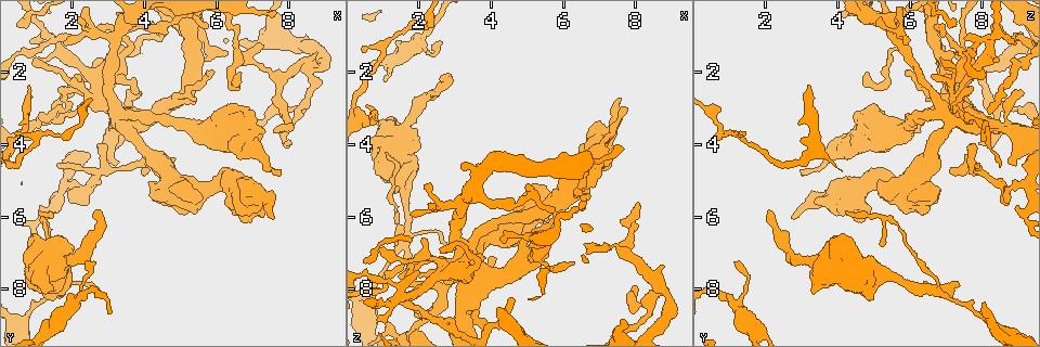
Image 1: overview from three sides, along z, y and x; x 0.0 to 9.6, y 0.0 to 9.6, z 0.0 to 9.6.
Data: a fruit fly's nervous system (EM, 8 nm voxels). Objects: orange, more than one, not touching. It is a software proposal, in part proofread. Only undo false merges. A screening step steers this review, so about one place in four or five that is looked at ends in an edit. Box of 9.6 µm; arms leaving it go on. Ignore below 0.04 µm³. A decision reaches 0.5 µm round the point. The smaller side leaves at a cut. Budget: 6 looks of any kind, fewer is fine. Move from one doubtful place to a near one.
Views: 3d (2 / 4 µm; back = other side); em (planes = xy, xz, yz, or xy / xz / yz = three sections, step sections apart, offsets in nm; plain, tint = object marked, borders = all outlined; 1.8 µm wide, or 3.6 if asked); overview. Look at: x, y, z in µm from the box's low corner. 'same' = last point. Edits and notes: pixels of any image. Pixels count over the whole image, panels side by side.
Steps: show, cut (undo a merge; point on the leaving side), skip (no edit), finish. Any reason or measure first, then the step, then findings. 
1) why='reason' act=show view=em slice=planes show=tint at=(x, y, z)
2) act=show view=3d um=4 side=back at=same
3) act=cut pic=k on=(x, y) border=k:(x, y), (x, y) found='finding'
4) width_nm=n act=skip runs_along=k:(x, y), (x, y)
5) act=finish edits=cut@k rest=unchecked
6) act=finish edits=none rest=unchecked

why='abrupt turn' act=show view=3d um=4 side=back at=(1.45, 8.05, 6.70)

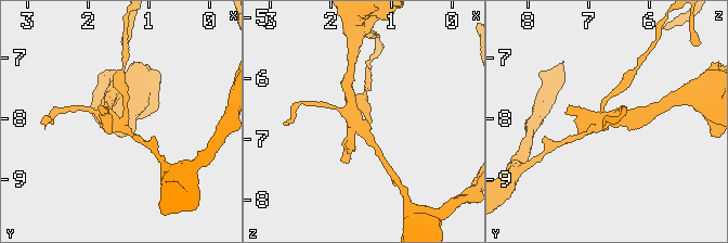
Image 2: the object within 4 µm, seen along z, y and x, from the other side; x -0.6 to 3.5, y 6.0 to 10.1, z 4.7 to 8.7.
why='need the tissue' act=show view=em um=3.6 slice=xy step=16 show=tint at=(1.45, 8.00, 6.75)

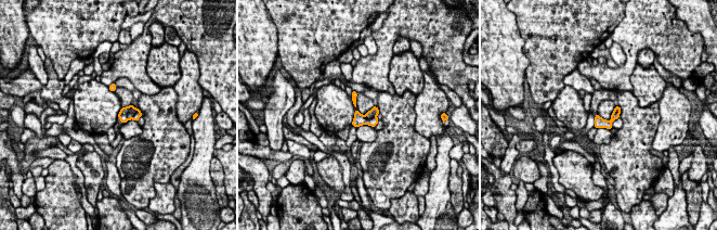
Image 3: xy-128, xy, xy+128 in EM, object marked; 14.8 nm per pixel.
act=show view=em um=3.6 slice=planes show=tint at=same

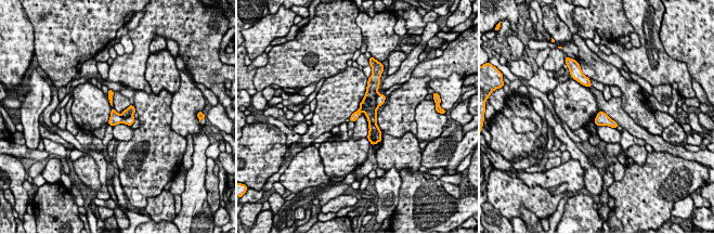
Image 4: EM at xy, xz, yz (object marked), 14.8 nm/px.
act=cut pic=4 on=(380, 99) border=4:(378, 94), (376, 99), (377, 106) found='two cells meet here'

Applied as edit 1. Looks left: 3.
why='touches itself' act=show view=3d um=2 at=(1.95, 3.00, 7.15)

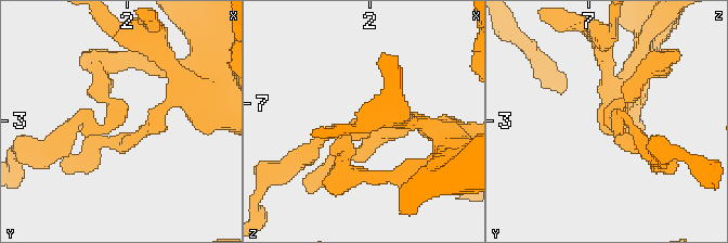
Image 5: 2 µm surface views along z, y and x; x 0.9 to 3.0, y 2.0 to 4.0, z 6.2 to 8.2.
why='now the EM' act=show view=em slice=planes show=tint at=(1.88, 3.00, 7.22)

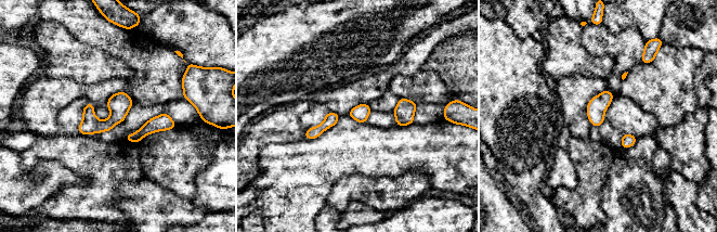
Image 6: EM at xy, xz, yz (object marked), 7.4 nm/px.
act=skip found='one cell here'

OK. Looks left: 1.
act=finish edits=cut@4 rest=unchecked

